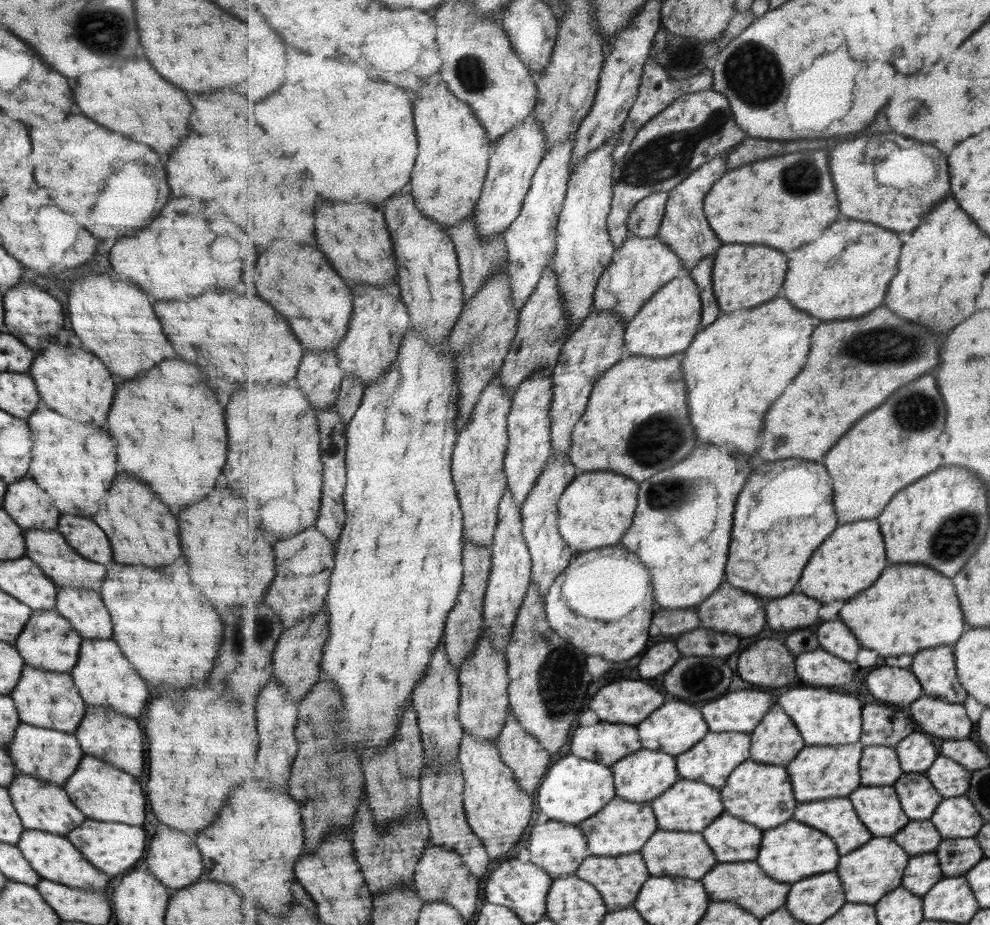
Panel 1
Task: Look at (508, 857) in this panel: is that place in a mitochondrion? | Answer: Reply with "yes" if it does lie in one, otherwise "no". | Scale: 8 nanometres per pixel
no

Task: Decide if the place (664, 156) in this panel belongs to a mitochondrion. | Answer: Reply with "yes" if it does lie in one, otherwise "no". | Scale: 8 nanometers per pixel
yes

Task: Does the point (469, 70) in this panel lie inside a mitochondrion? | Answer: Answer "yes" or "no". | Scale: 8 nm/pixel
yes

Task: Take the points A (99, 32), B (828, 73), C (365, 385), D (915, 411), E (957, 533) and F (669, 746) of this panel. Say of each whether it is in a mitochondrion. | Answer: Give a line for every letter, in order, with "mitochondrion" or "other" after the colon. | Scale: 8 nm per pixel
A: mitochondrion
B: other
C: other
D: mitochondrion
E: mitochondrion
F: other

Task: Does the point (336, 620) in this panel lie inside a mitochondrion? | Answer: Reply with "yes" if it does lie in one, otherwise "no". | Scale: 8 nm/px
no

